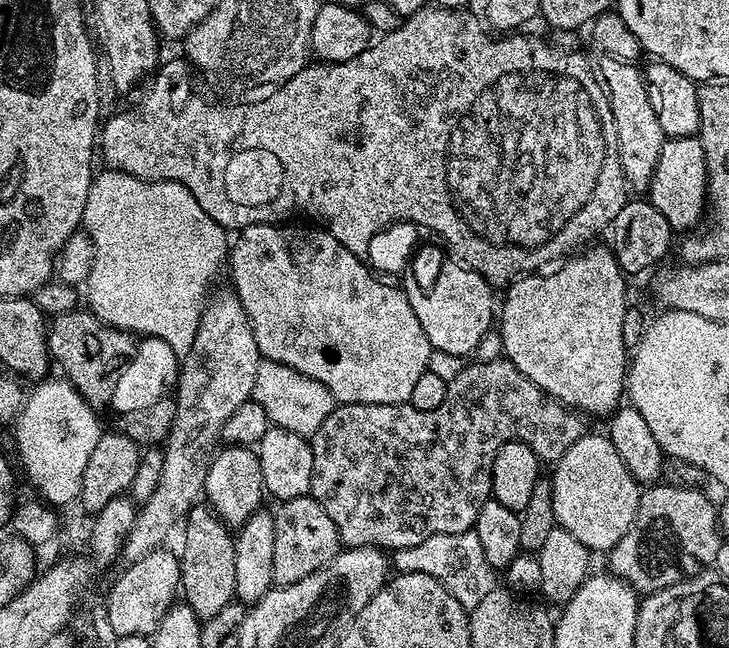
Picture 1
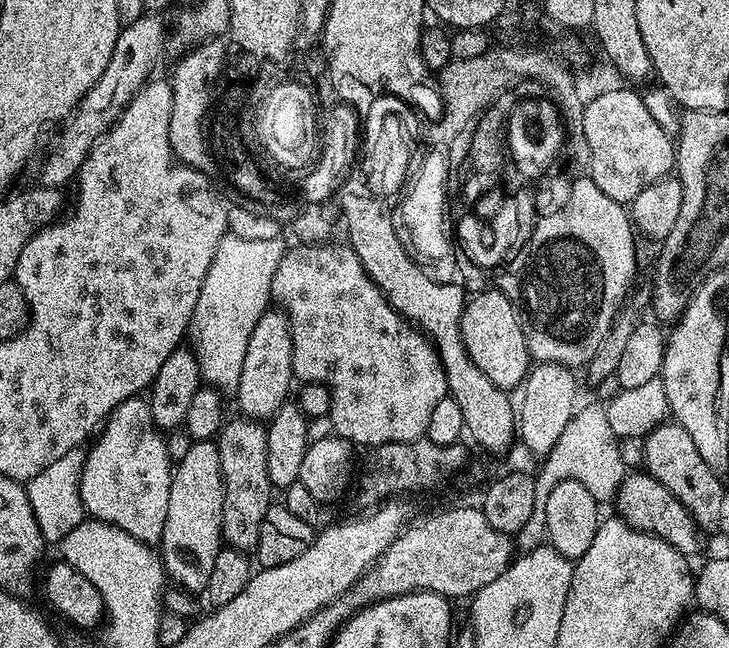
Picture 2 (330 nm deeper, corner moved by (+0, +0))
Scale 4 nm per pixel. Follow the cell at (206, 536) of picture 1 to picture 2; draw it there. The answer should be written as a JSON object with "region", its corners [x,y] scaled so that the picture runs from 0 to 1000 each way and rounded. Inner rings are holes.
{"region":[[[314,647],[294,679],[307,733],[305,827],[311,844],[340,855],[354,843],[354,818],[359,818],[359,799],[376,776],[376,755],[365,725],[366,659],[355,648],[322,647]]]}

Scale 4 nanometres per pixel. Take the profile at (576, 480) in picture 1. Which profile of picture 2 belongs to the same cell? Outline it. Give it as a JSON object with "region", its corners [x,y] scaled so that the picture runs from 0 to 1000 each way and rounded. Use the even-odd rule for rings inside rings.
{"region":[[[872,725],[856,736],[846,755],[842,770],[849,801],[860,806],[870,818],[885,821],[893,827],[901,827],[908,836],[925,843],[940,861],[949,861],[949,856],[960,846],[962,816],[955,813],[952,799],[930,775],[930,769],[908,744],[889,733],[888,727]]]}

